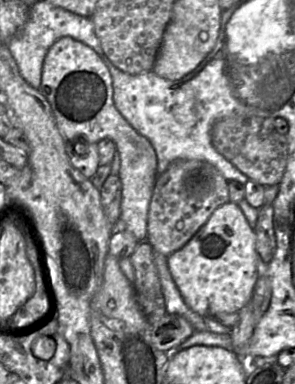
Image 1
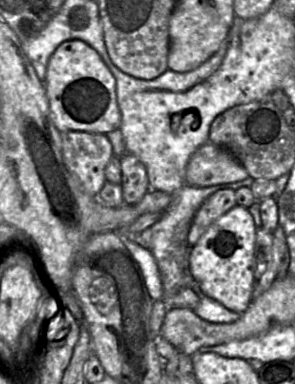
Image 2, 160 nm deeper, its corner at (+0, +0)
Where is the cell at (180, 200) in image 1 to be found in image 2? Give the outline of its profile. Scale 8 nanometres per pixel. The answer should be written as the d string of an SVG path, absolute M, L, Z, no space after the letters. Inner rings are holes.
M220 189L210 195L195 212L188 236L189 246L194 246L209 226L237 205L232 189Z

